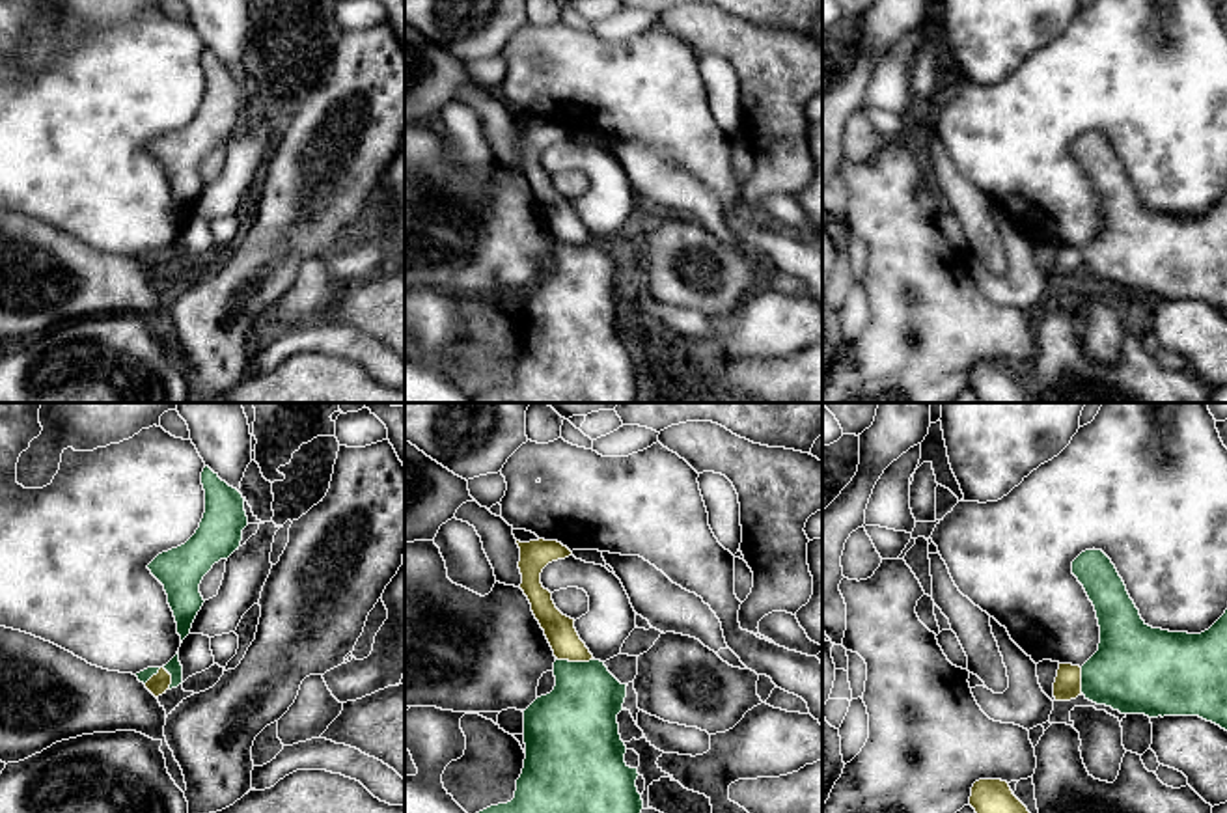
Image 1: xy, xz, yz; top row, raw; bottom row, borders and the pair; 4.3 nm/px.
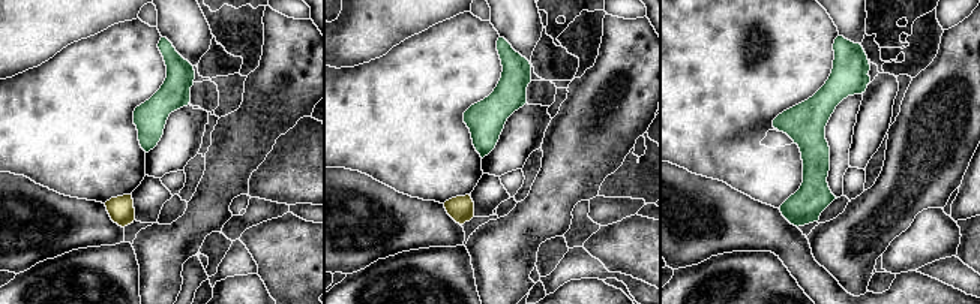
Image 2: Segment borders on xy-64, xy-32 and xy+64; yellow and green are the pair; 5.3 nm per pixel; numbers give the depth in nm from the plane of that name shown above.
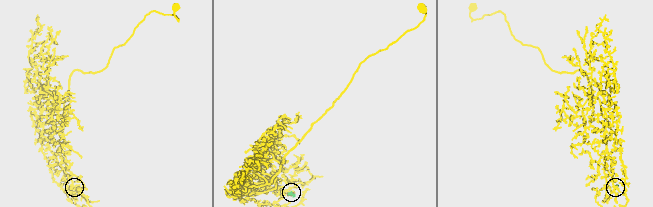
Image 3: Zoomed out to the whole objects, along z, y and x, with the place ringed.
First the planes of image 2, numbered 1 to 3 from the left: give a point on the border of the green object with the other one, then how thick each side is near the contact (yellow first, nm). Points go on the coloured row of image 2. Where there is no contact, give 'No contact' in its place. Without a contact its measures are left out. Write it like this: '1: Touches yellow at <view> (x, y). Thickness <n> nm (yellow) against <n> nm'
1: No contact
2: No contact
3: No contact

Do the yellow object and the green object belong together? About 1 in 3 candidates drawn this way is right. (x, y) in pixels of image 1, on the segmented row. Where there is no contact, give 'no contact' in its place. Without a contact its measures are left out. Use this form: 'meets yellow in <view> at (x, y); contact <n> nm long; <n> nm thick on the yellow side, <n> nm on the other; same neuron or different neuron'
meets yellow in xy at (159, 672); contact 130 nm long; 90 nm thick on the yellow side, 70 nm on the other; different neuron

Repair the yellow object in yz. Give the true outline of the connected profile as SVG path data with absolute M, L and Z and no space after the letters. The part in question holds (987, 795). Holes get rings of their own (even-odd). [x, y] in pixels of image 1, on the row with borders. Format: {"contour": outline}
{"contour": "M979 779L972 787L970 806L975 813L1029 813L1007 781Z"}

